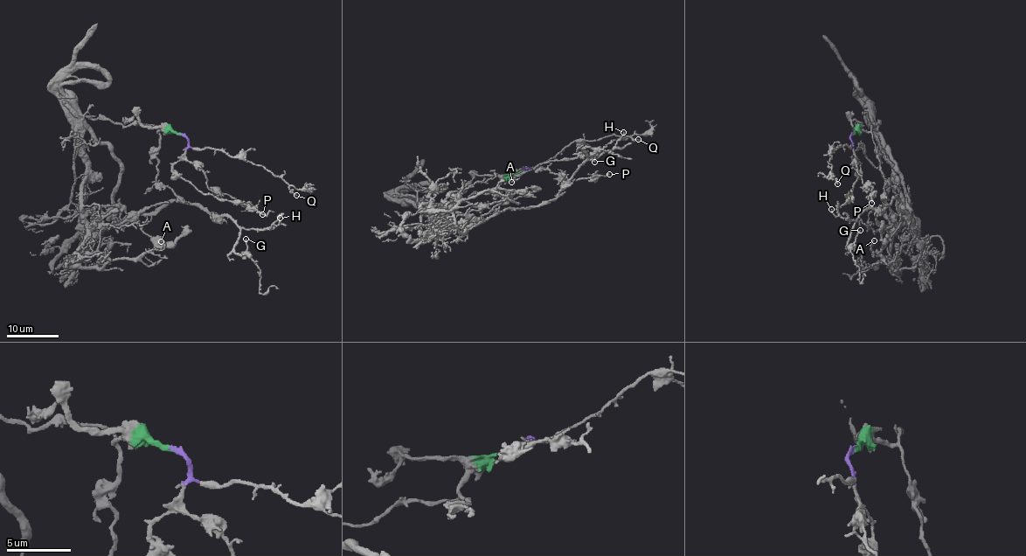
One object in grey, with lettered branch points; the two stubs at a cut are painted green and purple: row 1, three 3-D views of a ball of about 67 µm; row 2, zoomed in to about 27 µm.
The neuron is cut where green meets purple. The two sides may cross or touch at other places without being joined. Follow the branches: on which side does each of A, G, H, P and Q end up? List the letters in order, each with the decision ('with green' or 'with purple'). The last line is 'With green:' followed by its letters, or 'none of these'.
A: with green
G: with green
H: with green
P: with purple
Q: with purple
With green: A, G, H

